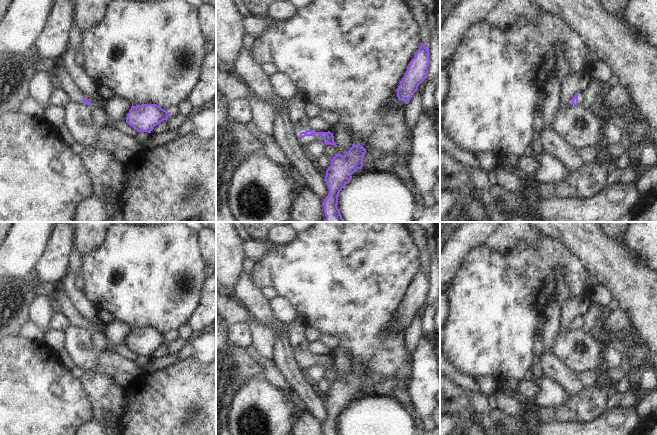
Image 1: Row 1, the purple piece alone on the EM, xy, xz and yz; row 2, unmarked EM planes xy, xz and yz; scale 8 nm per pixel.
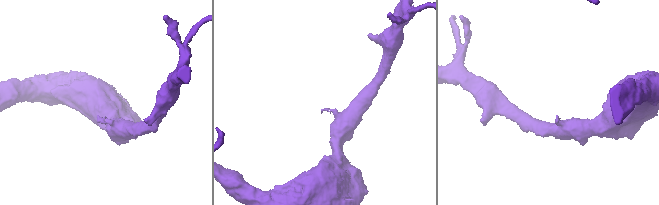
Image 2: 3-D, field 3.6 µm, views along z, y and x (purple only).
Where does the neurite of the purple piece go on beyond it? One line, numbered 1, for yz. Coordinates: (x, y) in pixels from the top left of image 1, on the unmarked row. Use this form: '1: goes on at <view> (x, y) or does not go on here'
1: does not go on here

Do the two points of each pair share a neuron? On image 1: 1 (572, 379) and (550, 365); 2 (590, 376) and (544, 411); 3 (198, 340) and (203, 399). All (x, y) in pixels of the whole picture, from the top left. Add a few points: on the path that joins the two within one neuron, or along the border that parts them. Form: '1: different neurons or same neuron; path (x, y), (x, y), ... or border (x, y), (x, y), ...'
1: same neuron; path (567, 379), (555, 369)
2: different neurons; border (606, 379), (599, 378), (593, 384), (583, 386)
3: different neurons; border (193, 357), (205, 364)

